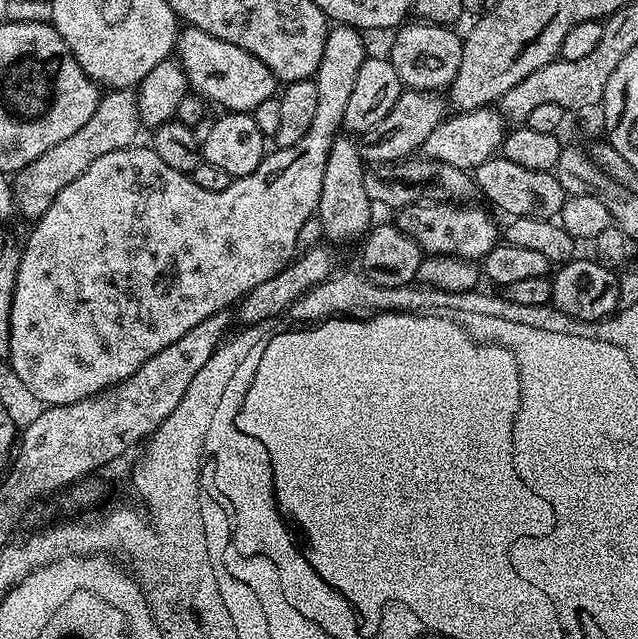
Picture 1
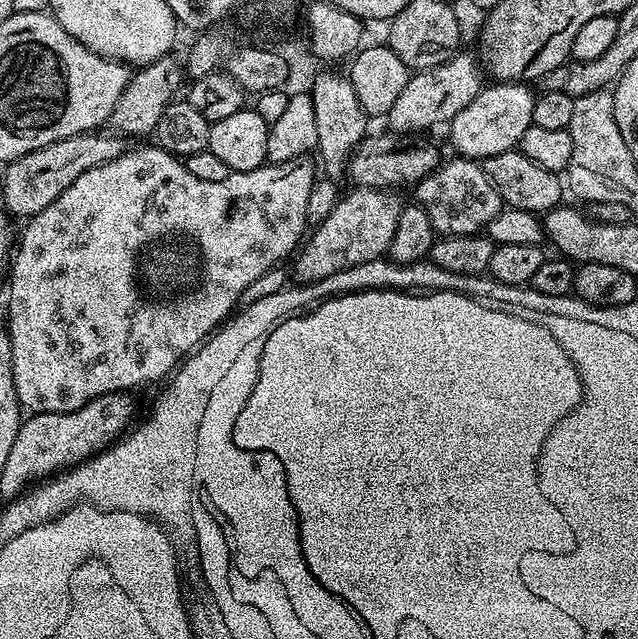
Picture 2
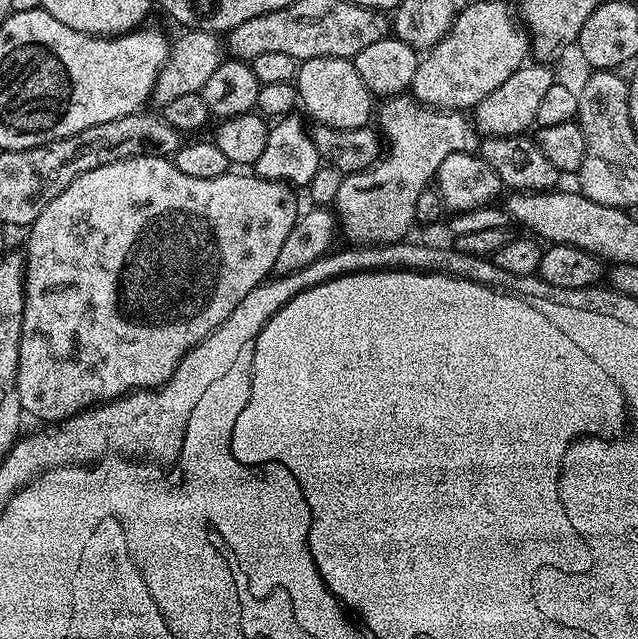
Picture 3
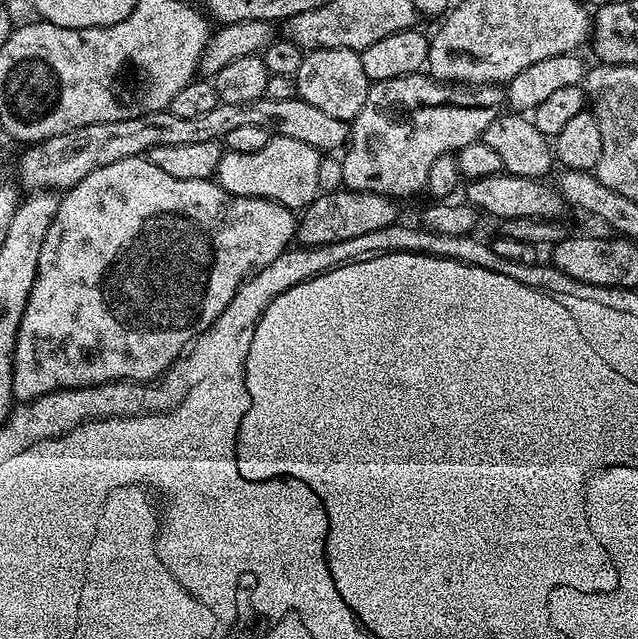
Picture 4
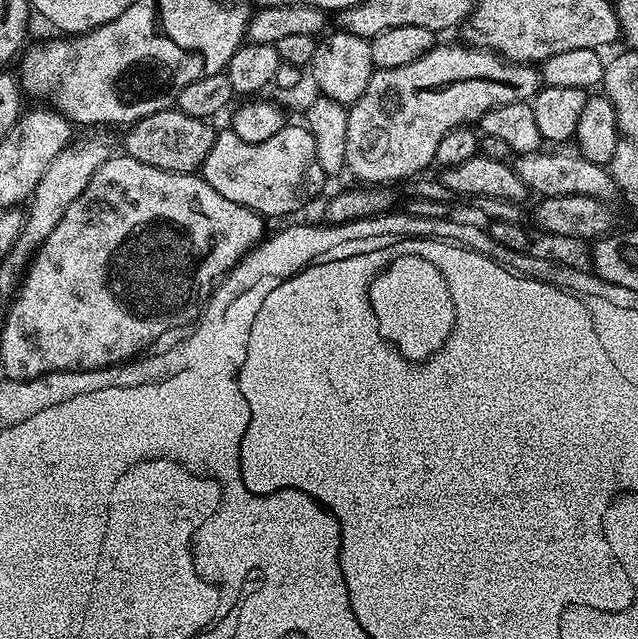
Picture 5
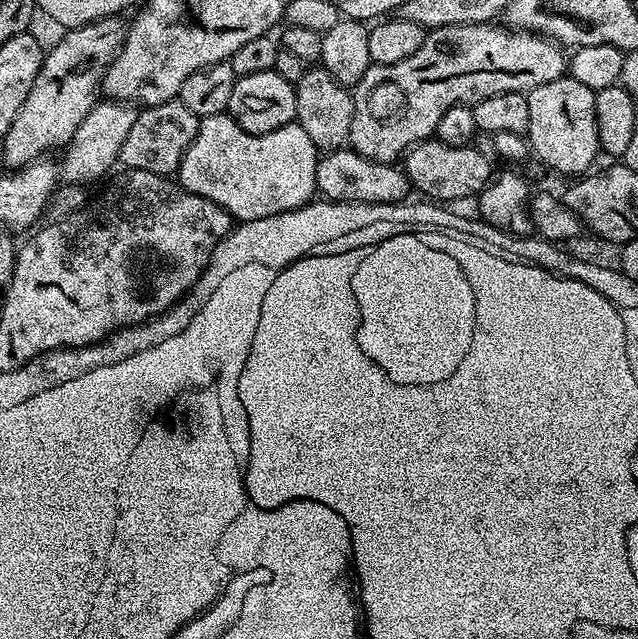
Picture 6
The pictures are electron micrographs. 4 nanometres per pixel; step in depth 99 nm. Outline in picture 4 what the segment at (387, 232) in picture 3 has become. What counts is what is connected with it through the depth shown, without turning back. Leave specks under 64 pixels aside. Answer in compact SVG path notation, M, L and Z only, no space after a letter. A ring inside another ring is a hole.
M427 74L369 83L366 102L362 102L362 110L358 110L356 117L350 121L350 139L342 156L343 187L354 192L373 192L393 198L423 193L428 187L430 166L434 166L436 159L477 143L483 137L486 126L501 115L505 104L505 89L495 84L453 84L433 80Z

